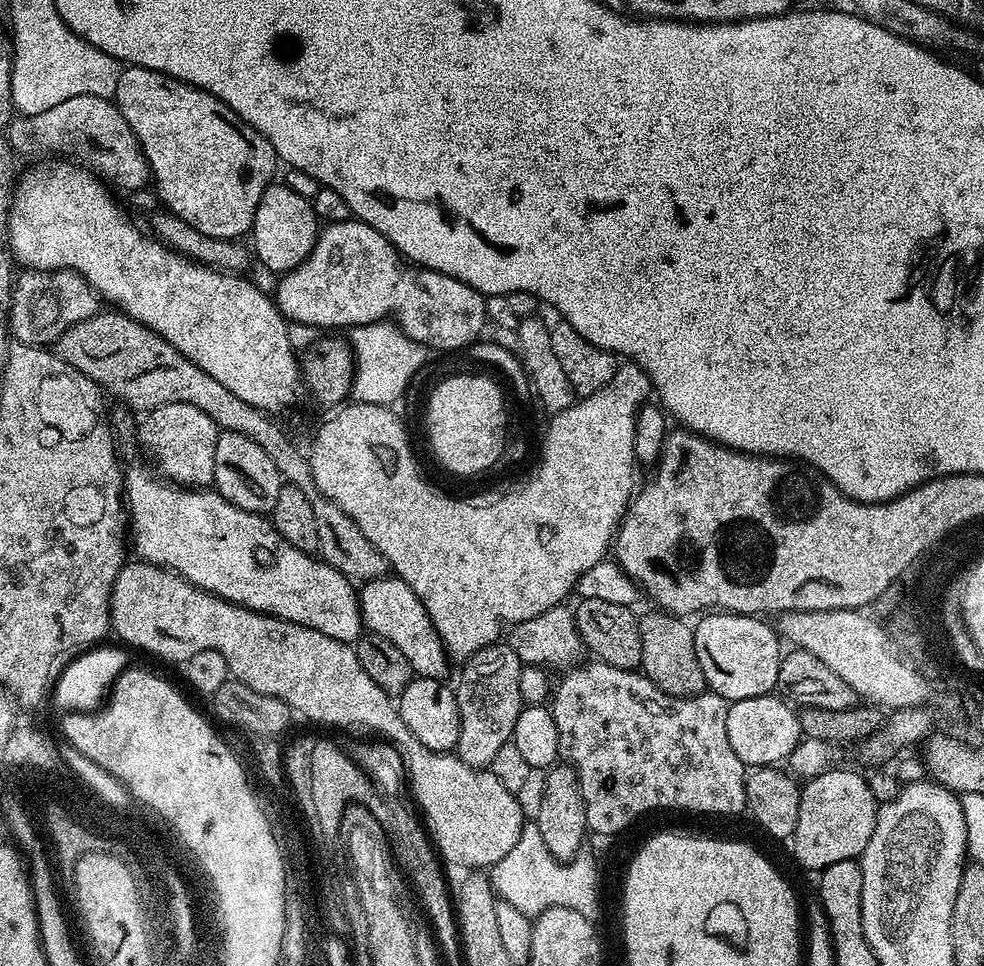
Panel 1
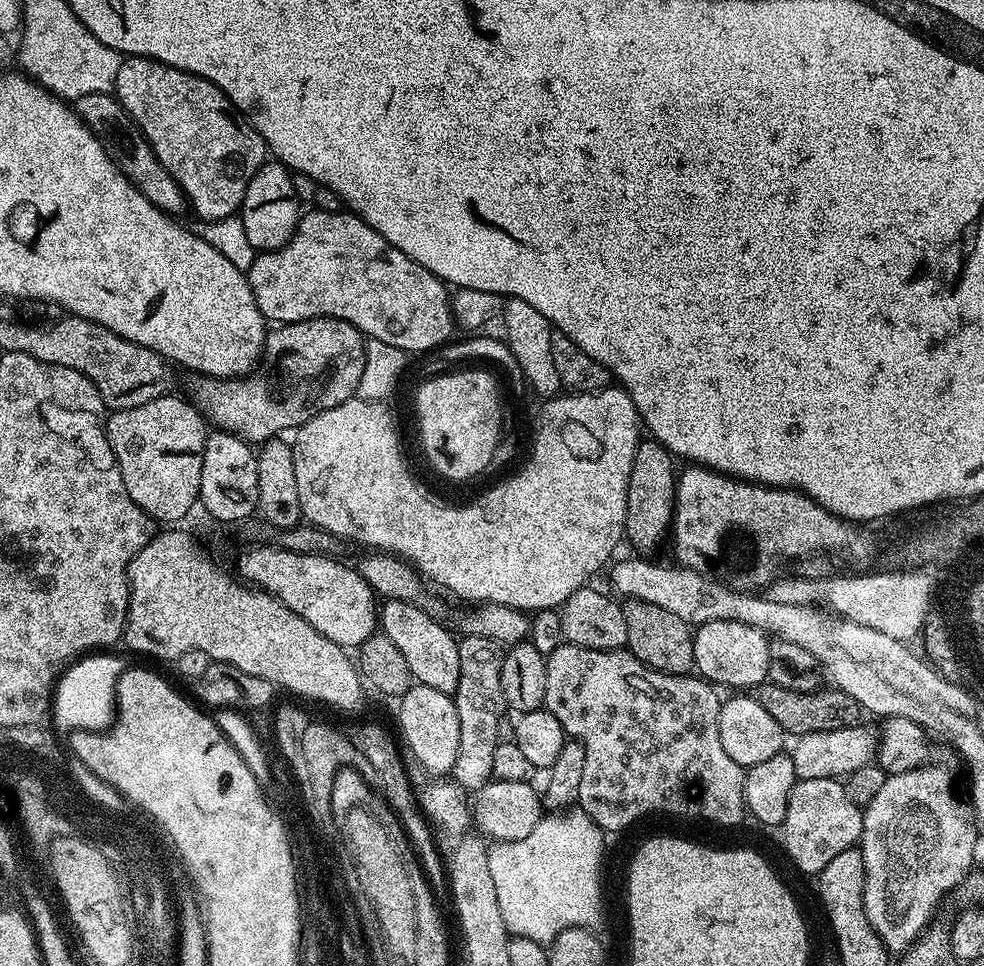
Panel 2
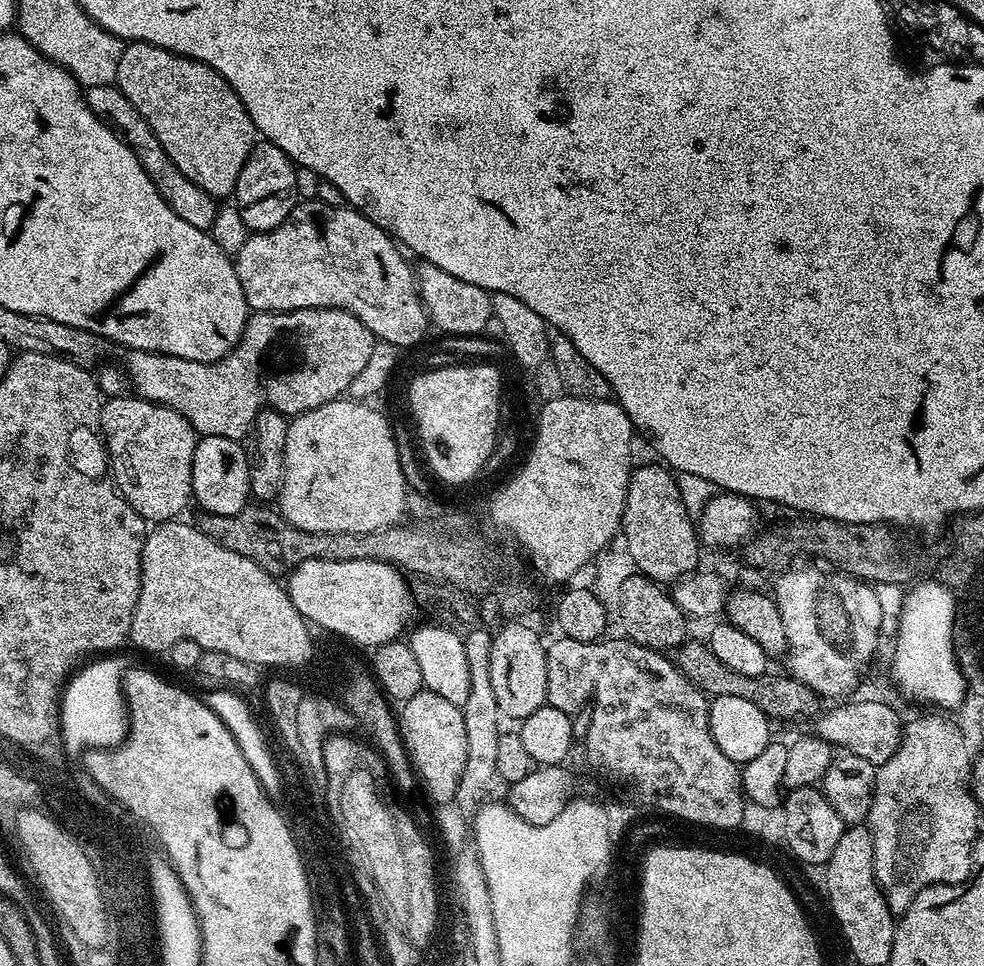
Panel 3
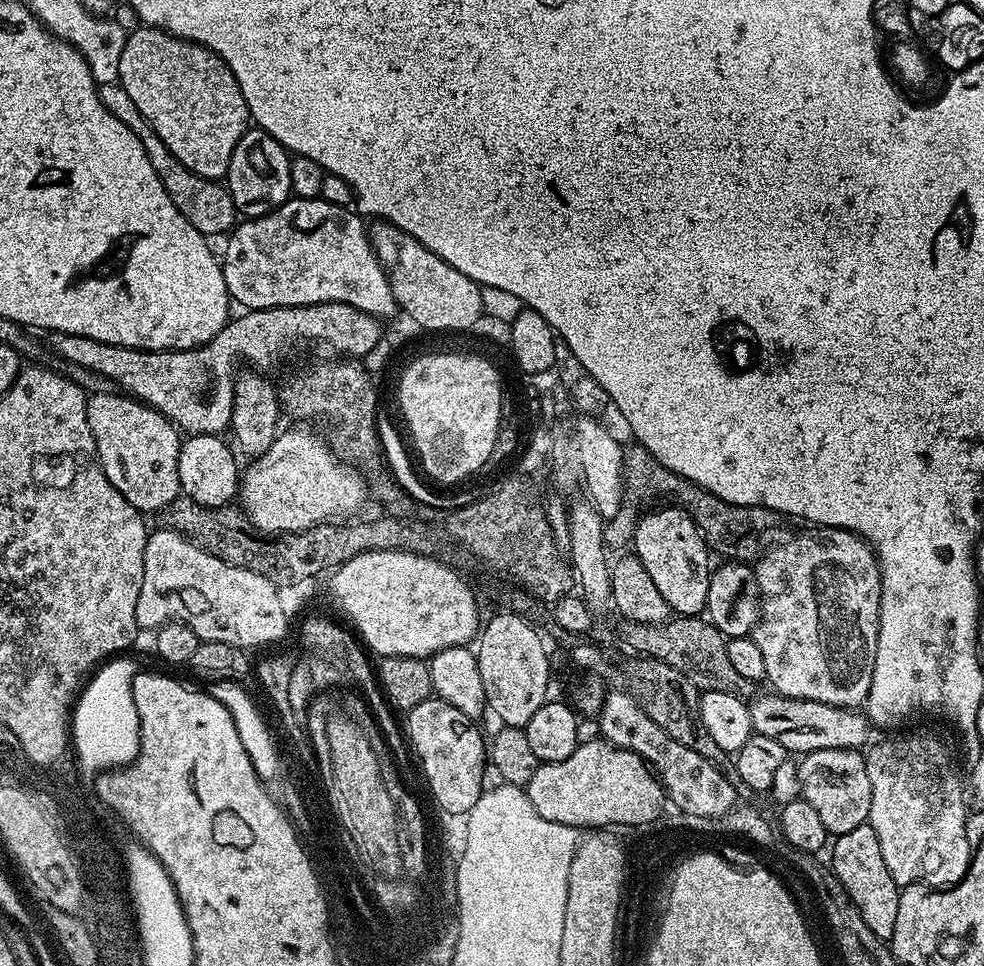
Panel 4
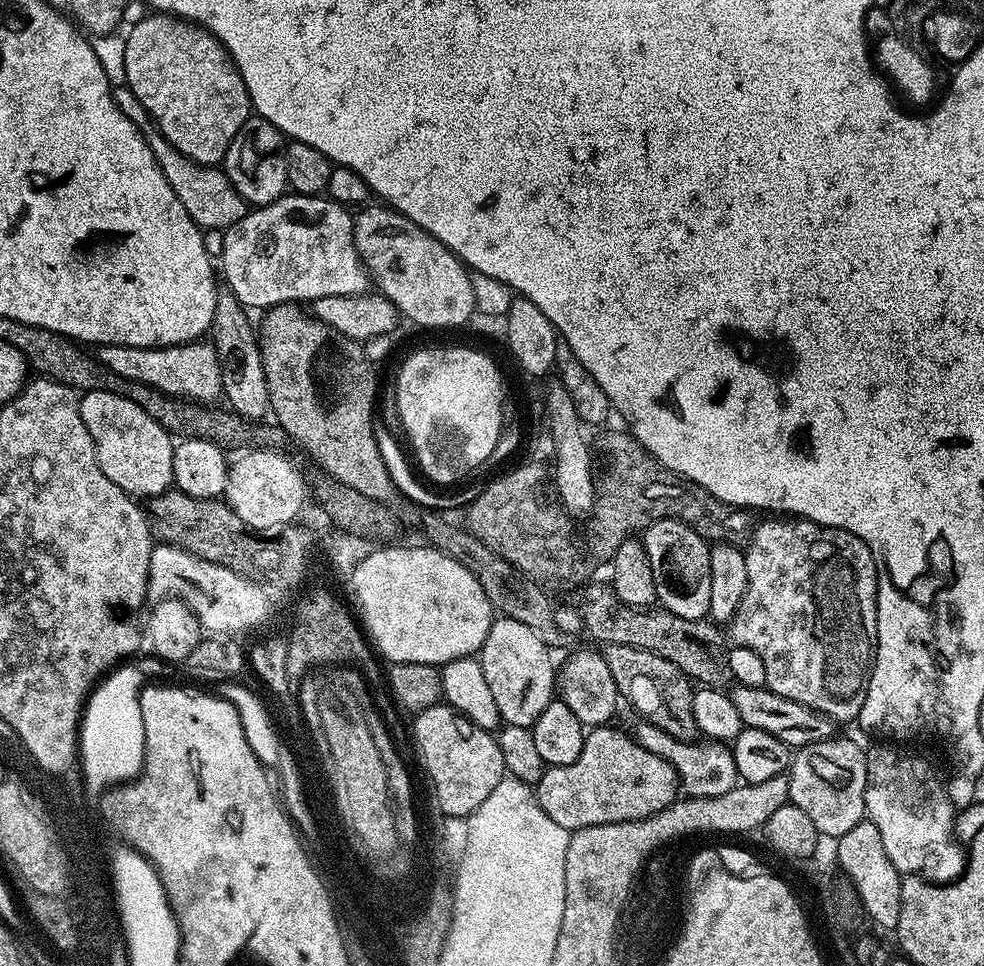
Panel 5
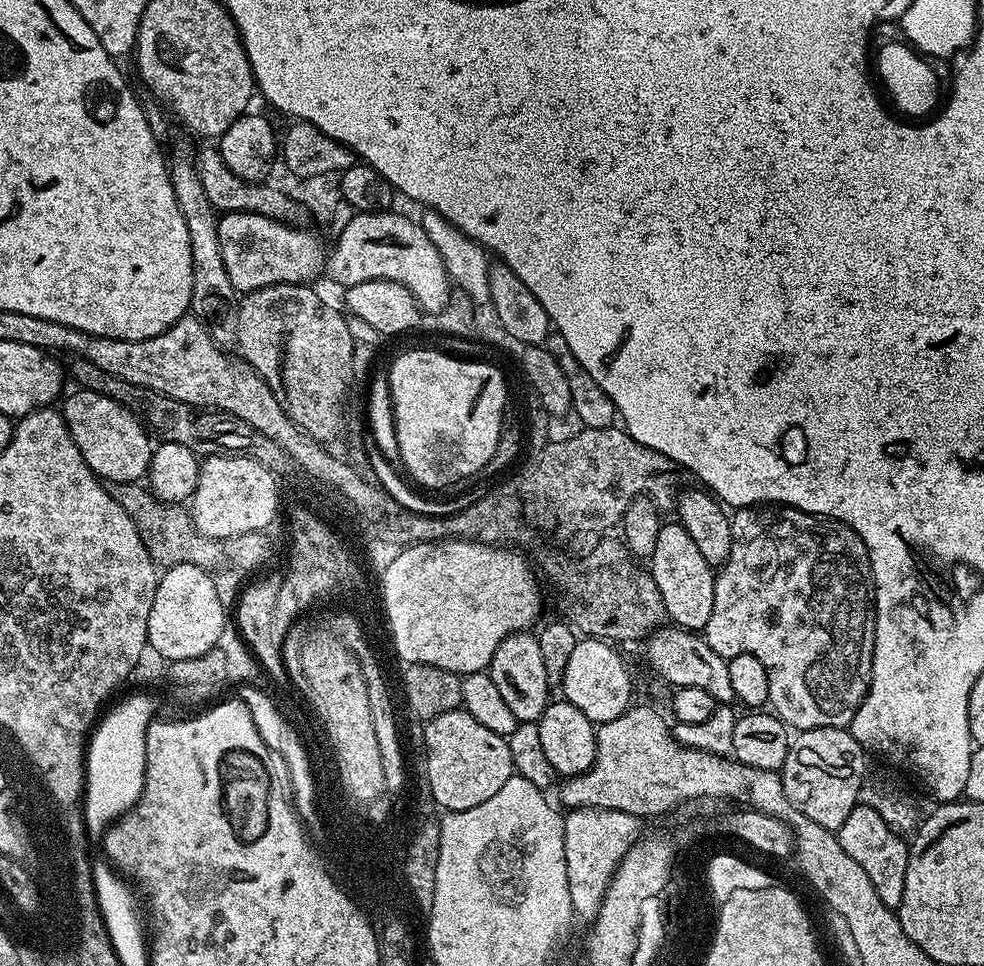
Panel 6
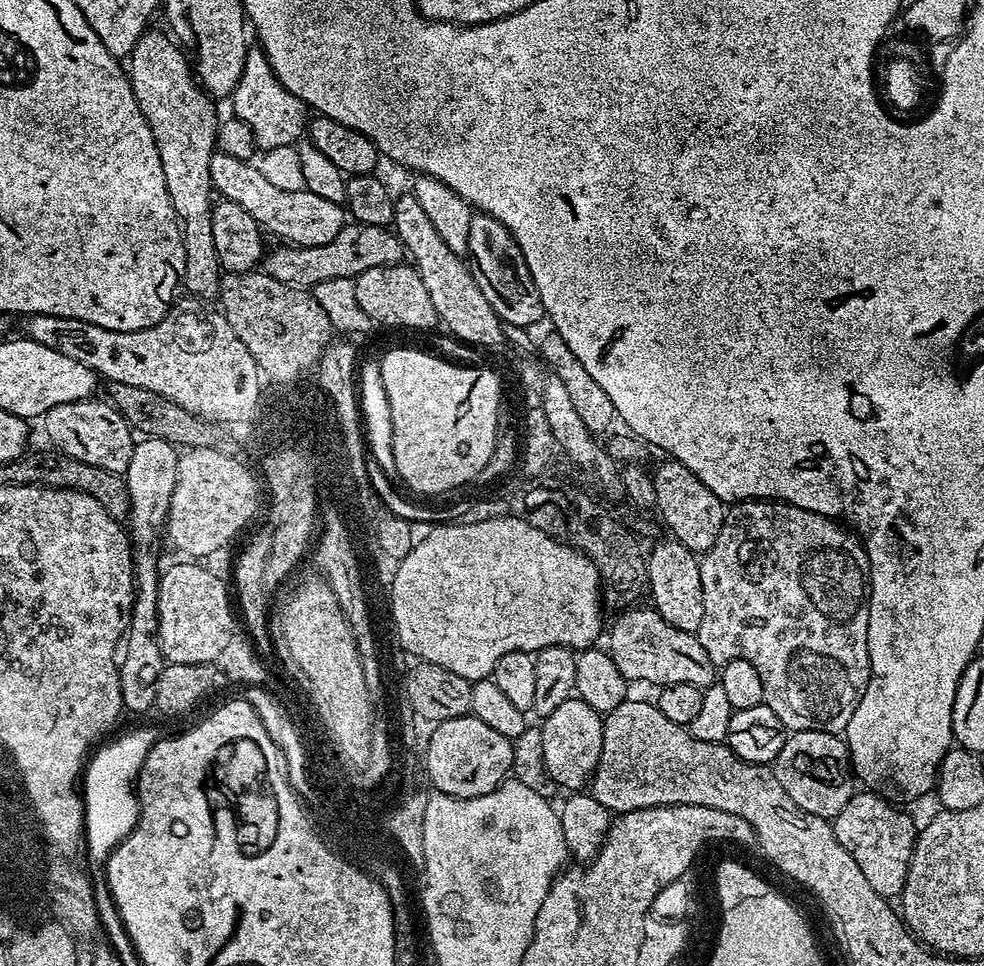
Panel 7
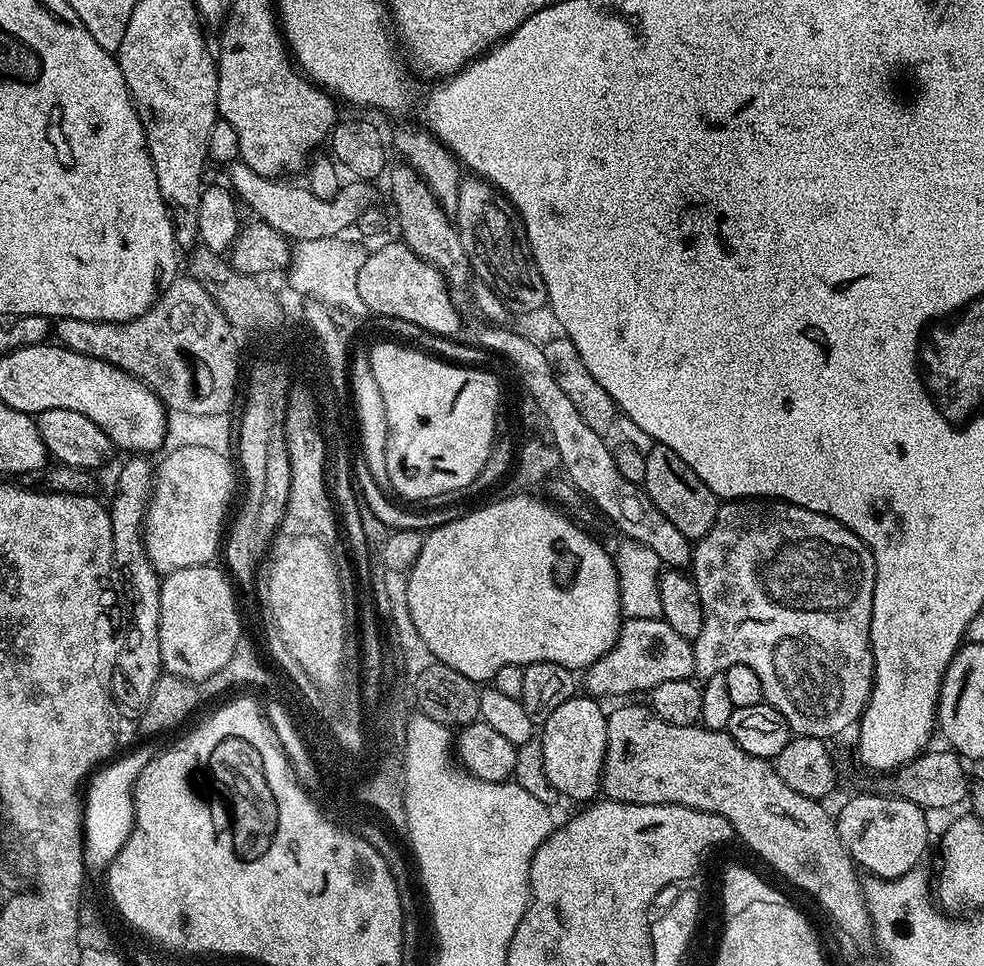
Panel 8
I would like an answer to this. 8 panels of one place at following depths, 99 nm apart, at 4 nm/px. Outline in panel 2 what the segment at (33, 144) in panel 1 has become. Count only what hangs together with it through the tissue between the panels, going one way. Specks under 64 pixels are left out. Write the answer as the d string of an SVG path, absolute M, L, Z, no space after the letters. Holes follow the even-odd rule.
M99 92L98 94L79 96L74 102L74 107L82 118L84 125L98 139L103 140L109 156L120 167L120 171L124 173L125 178L143 196L150 198L150 202L154 202L154 206L158 206L173 218L183 217L183 212L187 213L189 211L188 199L184 197L184 191L181 190L179 182L170 175L166 166L162 166L162 162L156 157L152 147L148 145L148 140L142 134L142 130L136 125L132 115L121 106L115 95Z

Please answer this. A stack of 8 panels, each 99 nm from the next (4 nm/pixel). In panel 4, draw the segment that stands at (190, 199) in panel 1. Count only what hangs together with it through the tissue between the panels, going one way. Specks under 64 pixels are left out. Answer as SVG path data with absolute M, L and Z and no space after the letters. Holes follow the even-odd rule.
M136 26L136 29L128 32L126 46L122 46L118 74L122 90L130 94L142 118L150 122L158 138L166 142L166 150L170 150L170 154L174 154L174 158L178 158L178 162L182 162L186 170L217 182L227 177L234 146L238 146L238 138L242 138L242 134L248 131L250 117L246 98L242 98L242 90L230 66L219 54L202 47L194 40L172 36L163 28Z

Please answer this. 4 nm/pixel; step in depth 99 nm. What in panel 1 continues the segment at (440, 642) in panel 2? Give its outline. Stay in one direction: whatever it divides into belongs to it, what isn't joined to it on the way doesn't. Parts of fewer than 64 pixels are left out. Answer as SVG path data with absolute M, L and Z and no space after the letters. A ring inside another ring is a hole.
M395 574L366 580L359 585L358 595L360 614L364 618L364 628L368 632L394 642L394 646L402 650L406 662L410 662L416 676L435 680L444 680L447 677L450 657L444 648L442 638L438 638L438 630L434 630L434 622L430 622L430 614L426 614L426 606L418 602L418 594L410 590L405 580L401 580Z

